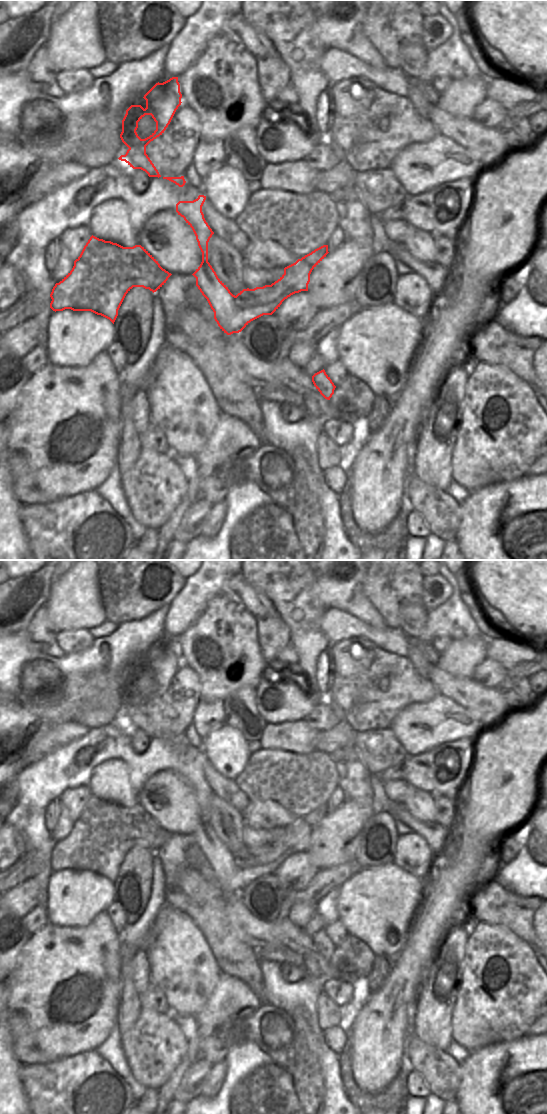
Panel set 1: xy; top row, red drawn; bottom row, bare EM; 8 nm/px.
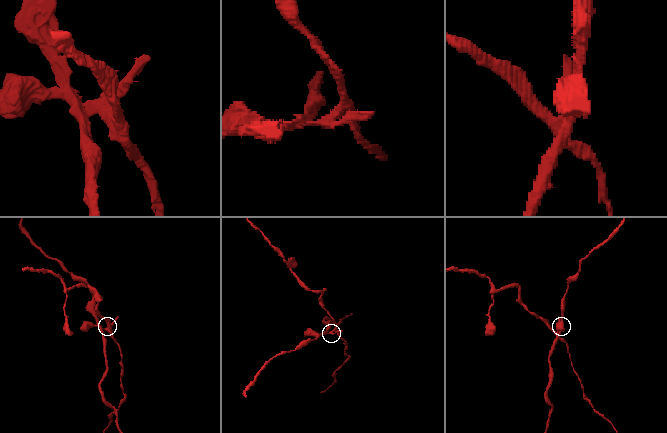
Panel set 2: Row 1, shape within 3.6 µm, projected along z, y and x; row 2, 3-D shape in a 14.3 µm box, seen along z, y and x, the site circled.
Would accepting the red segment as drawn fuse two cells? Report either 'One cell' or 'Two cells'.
Two cells

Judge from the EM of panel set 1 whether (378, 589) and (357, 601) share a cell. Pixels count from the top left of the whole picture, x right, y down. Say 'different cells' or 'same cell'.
different cells

